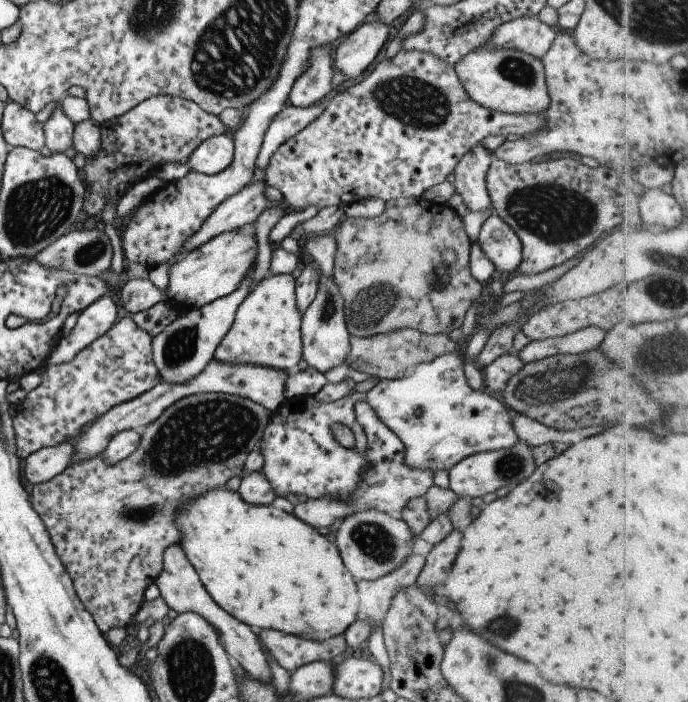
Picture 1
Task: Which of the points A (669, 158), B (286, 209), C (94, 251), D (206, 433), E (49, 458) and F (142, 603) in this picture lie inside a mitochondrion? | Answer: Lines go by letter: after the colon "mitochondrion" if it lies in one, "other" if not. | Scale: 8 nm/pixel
A: other
B: other
C: mitochondrion
D: mitochondrion
E: other
F: other

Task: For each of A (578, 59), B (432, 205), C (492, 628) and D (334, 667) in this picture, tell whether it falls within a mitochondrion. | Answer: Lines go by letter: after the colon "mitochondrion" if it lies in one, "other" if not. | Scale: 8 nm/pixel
A: other
B: other
C: mitochondrion
D: other

